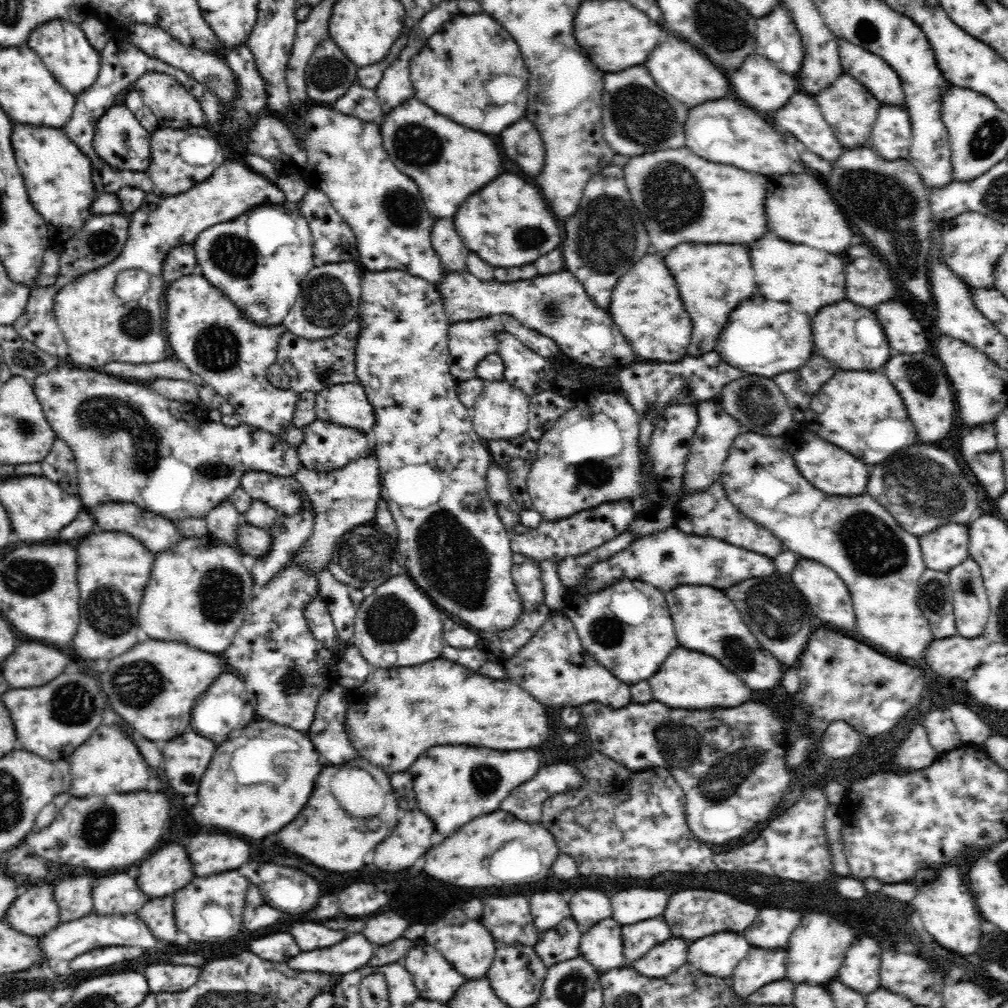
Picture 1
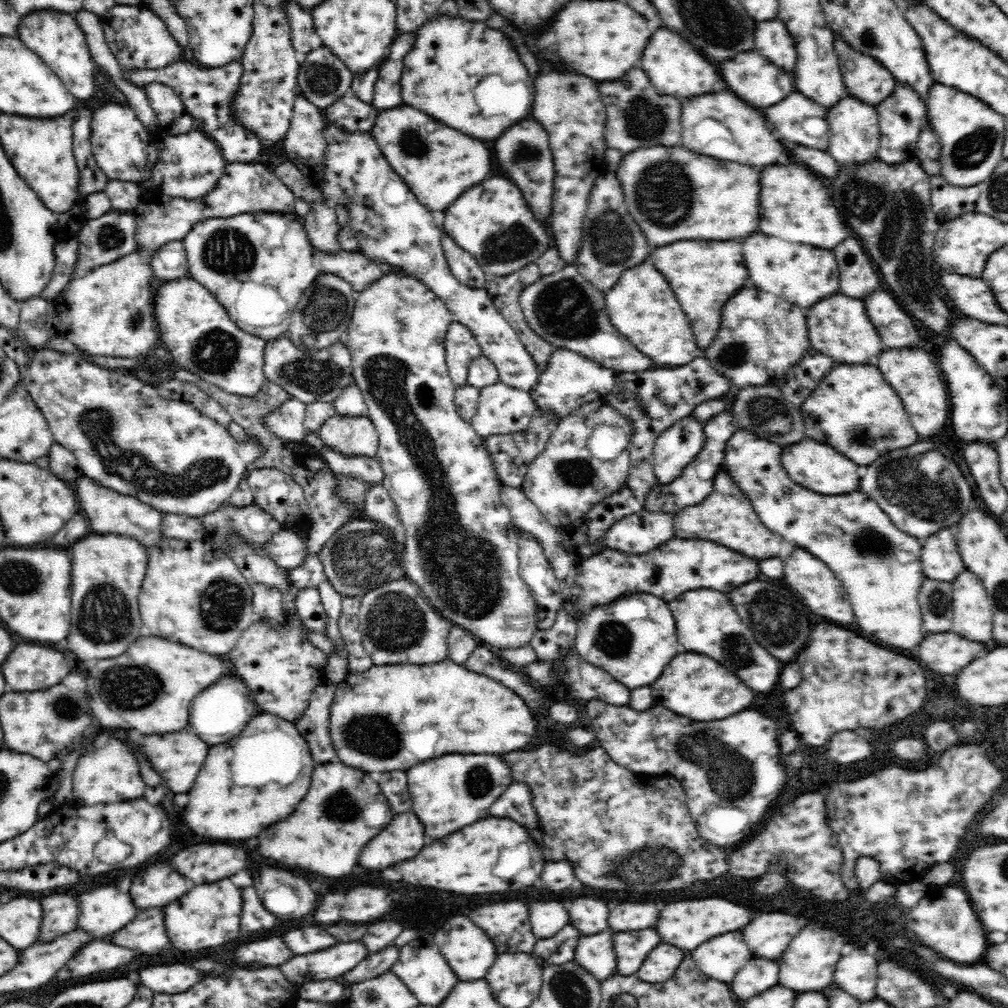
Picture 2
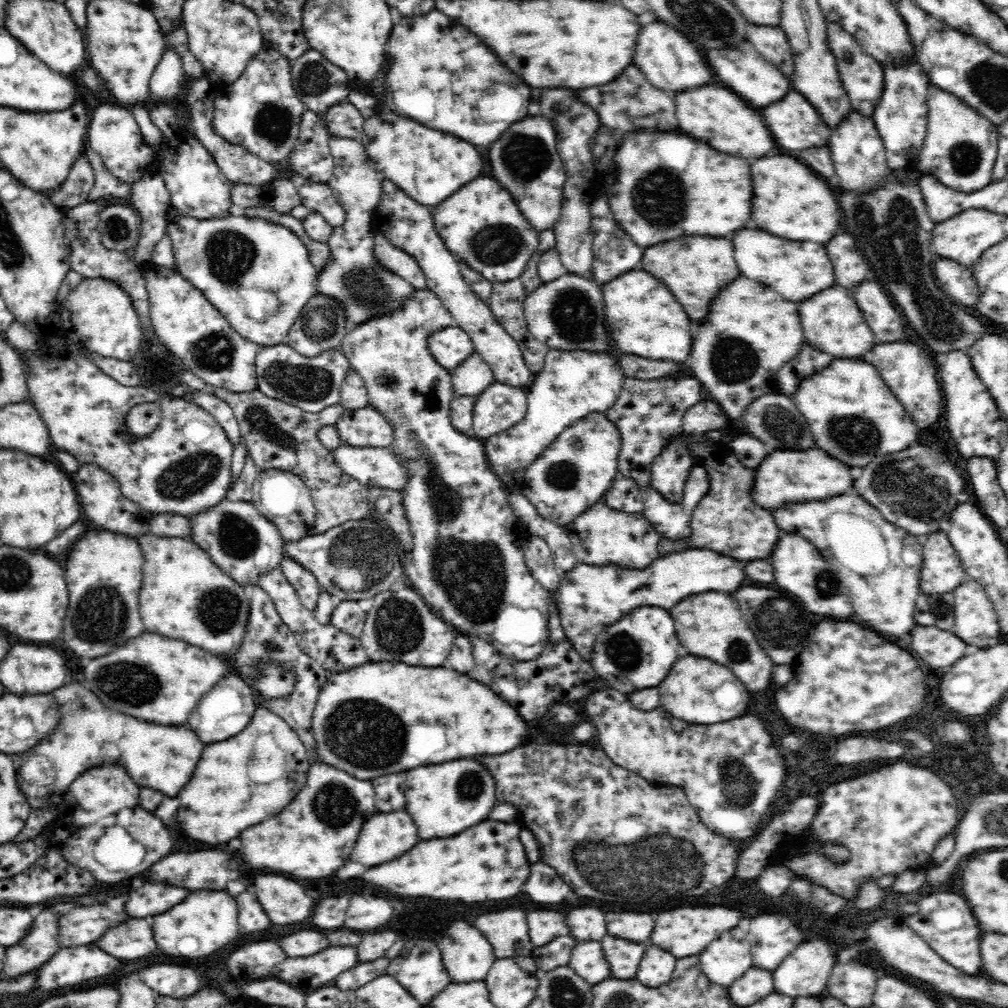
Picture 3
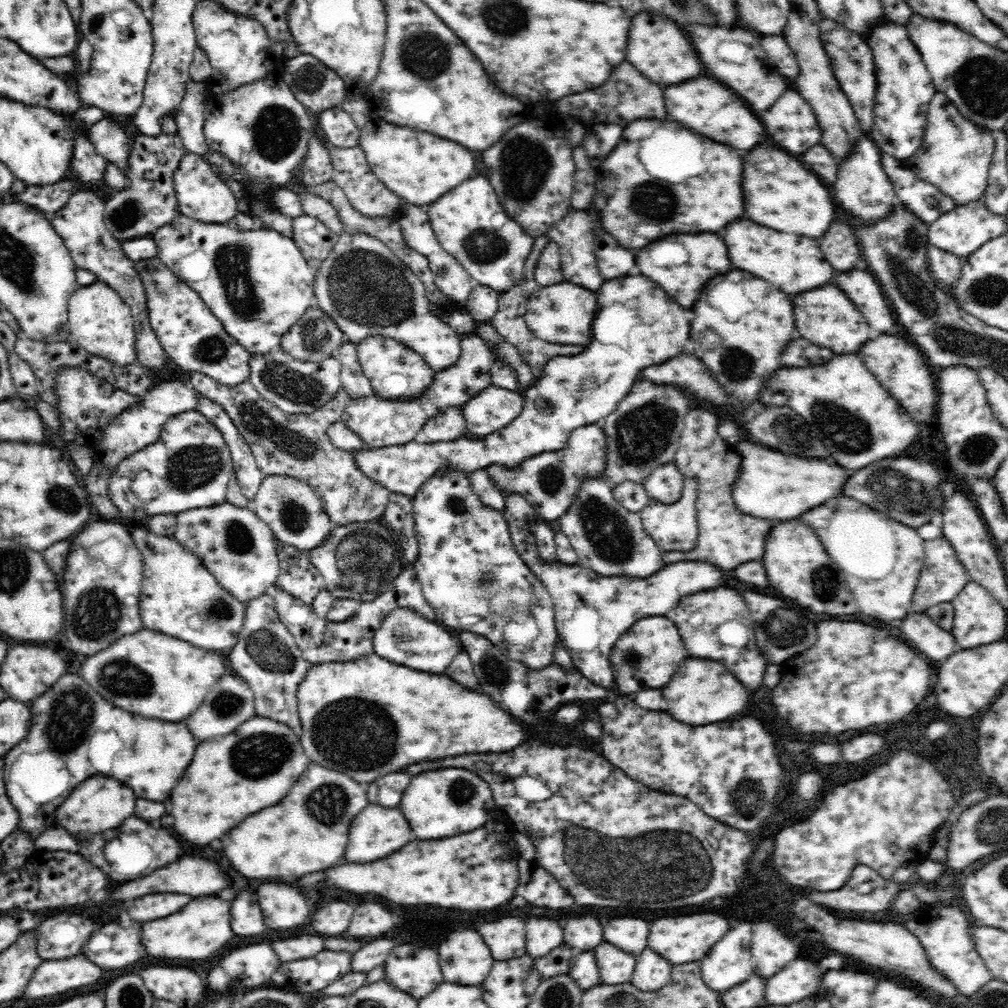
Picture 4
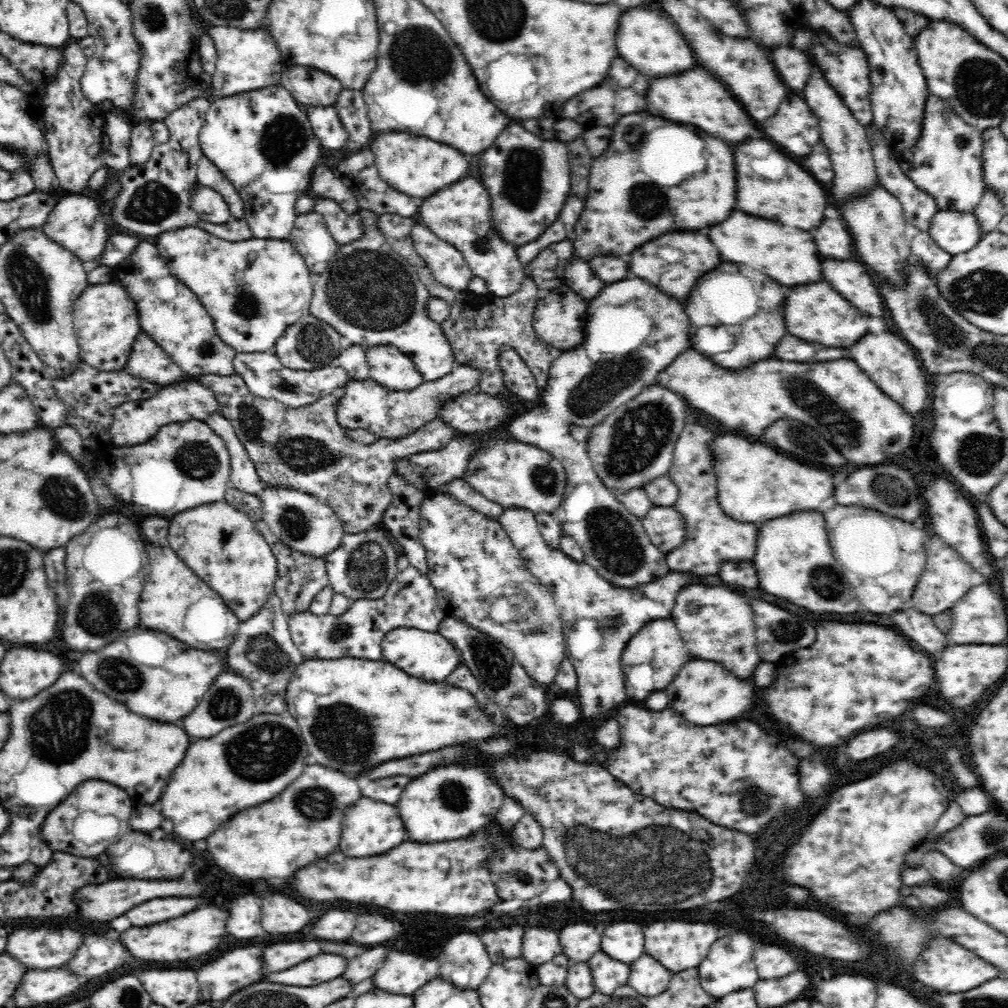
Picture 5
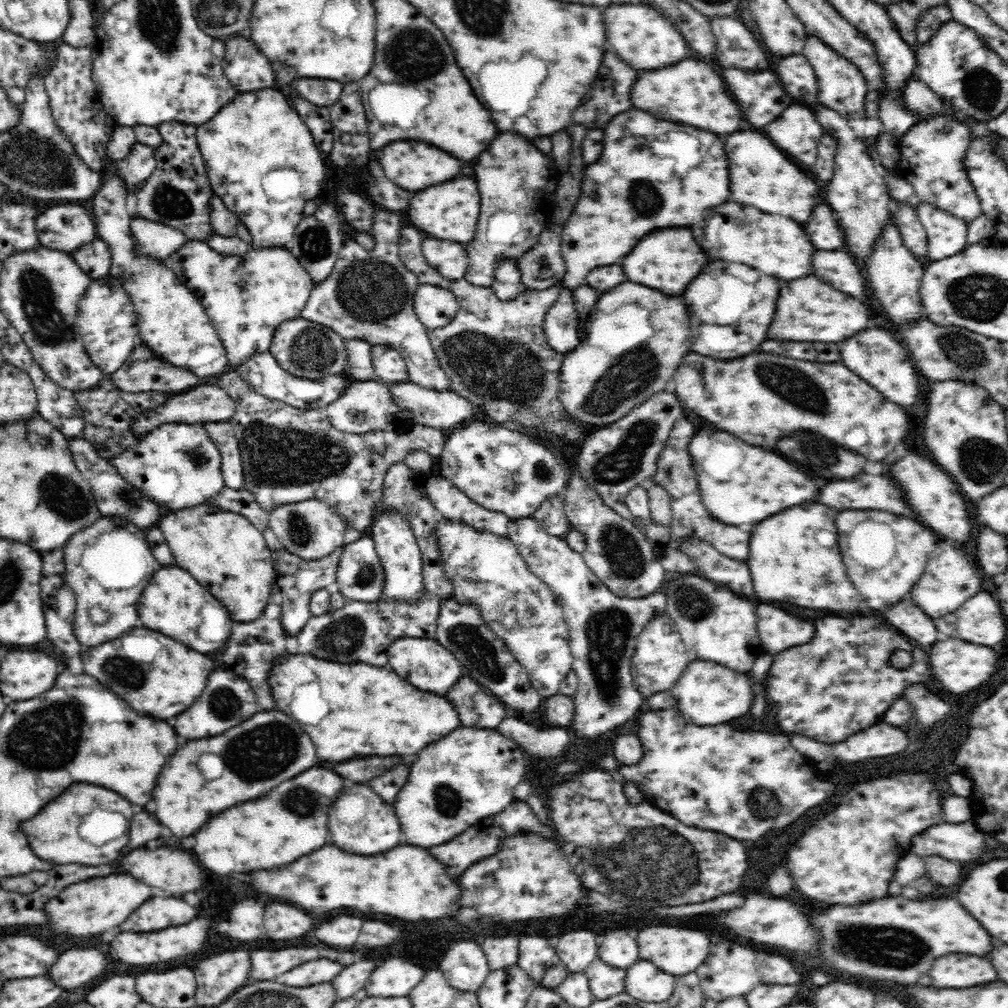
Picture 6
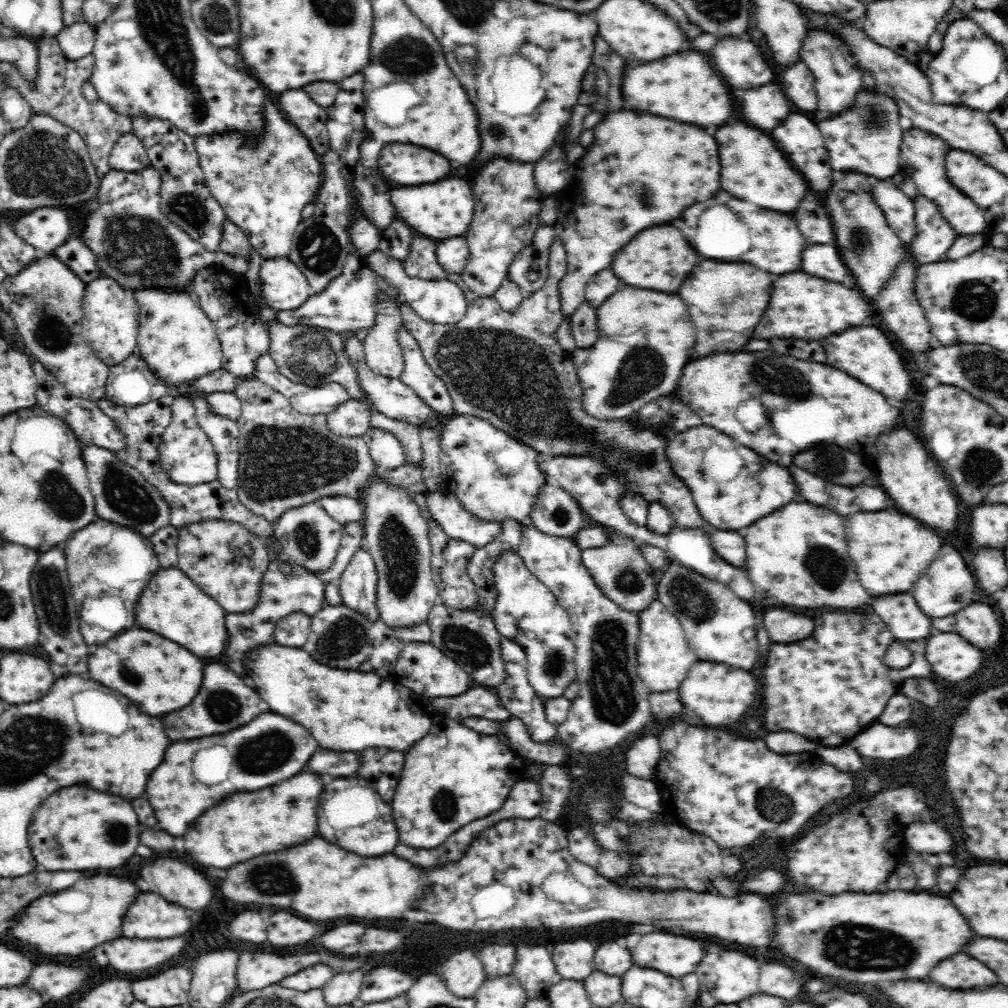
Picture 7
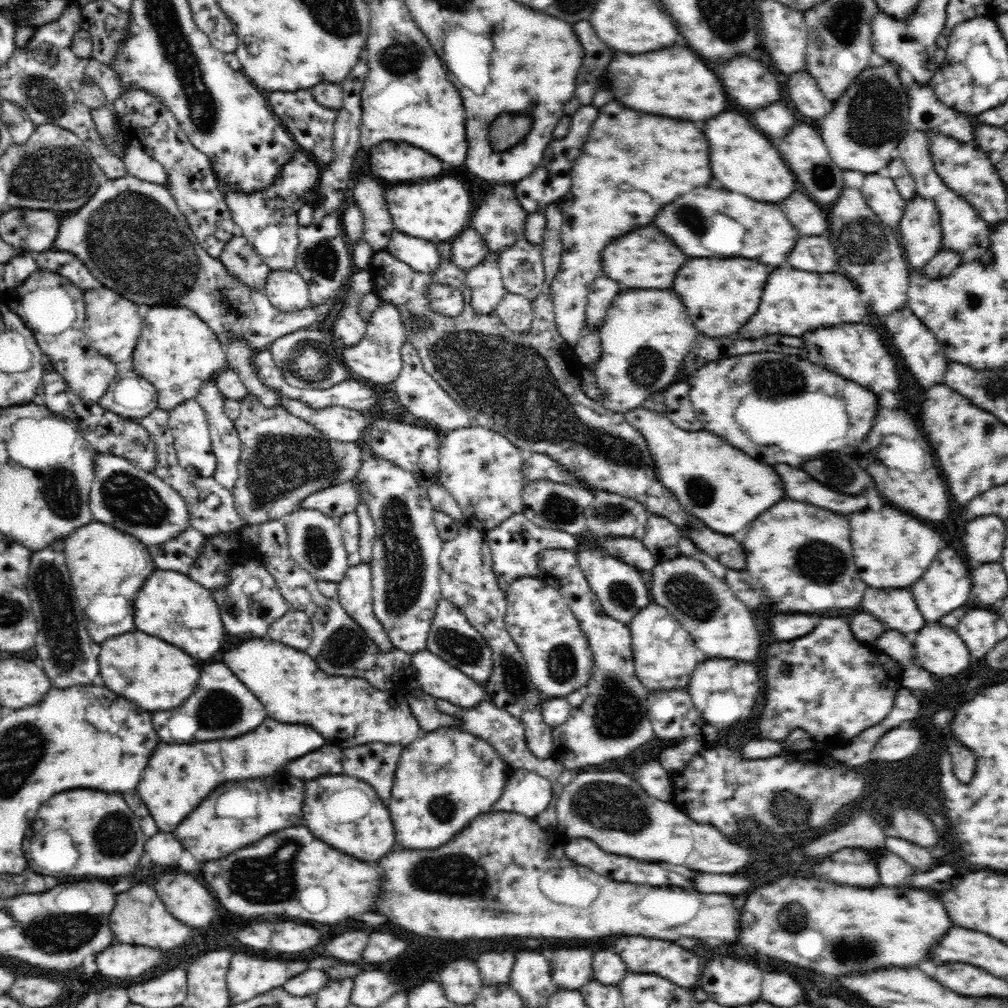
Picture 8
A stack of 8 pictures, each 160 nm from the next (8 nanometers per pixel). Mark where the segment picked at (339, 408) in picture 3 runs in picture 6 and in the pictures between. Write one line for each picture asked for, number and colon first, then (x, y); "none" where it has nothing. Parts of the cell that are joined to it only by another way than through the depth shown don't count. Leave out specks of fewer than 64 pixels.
4: (296, 445)
5: (305, 449)
6: (289, 455)

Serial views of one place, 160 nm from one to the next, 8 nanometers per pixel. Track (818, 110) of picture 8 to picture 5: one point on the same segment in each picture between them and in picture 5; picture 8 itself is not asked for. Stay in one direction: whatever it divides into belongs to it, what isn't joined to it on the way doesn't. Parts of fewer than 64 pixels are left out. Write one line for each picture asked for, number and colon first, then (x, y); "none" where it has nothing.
5: (795, 67)
6: (796, 73)
7: (798, 82)

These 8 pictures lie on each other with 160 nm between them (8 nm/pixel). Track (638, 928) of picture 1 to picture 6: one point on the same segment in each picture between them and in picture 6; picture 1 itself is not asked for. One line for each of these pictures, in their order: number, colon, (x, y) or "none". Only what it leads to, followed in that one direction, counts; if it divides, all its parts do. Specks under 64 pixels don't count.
2: (631, 948)
3: (624, 957)
4: (615, 966)
5: (608, 974)
6: (605, 982)

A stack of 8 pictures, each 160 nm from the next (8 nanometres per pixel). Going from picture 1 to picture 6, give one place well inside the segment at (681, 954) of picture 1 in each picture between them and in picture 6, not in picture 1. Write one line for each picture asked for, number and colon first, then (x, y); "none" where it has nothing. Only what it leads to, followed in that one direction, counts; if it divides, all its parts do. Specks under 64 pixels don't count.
2: (660, 964)
3: (656, 968)
4: (652, 972)
5: (648, 977)
6: (645, 982)

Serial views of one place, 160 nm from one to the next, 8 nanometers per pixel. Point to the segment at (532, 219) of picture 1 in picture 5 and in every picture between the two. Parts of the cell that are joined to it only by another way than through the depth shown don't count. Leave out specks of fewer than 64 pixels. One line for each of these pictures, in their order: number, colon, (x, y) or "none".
2: (491, 221)
3: (483, 227)
4: (469, 222)
5: (460, 214)

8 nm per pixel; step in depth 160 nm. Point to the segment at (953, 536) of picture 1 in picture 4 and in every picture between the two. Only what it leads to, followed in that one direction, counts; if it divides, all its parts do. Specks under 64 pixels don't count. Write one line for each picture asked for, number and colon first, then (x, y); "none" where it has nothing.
2: (940, 559)
3: (942, 571)
4: (944, 576)

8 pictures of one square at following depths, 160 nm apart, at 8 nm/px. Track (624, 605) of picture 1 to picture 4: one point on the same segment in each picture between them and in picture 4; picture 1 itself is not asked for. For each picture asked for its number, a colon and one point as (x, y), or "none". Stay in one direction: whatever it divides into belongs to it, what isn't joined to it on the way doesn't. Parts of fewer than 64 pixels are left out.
2: (633, 638)
3: (637, 652)
4: (647, 656)

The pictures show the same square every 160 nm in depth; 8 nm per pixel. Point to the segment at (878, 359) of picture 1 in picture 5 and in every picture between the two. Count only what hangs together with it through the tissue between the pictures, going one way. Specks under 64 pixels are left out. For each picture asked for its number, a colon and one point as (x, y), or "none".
2: (838, 326)
3: (832, 319)
4: (825, 316)
5: (816, 312)

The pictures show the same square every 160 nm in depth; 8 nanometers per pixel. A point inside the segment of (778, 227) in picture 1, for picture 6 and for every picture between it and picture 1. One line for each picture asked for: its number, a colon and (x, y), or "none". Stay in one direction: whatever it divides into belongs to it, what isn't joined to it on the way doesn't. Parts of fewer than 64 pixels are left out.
2: (794, 204)
3: (789, 200)
4: (779, 192)
5: (794, 198)
6: (760, 176)

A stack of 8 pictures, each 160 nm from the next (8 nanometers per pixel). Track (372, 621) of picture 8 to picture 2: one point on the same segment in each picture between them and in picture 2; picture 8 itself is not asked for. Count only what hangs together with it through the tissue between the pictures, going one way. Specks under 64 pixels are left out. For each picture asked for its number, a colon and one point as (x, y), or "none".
2: (362, 555)
3: (359, 555)
4: (360, 561)
5: (363, 566)
6: (360, 577)
7: (358, 583)

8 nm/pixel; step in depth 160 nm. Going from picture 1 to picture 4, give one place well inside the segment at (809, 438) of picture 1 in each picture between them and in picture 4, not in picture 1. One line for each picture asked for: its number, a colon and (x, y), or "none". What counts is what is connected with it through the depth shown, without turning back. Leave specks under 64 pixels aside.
2: (810, 464)
3: (782, 478)
4: (769, 485)

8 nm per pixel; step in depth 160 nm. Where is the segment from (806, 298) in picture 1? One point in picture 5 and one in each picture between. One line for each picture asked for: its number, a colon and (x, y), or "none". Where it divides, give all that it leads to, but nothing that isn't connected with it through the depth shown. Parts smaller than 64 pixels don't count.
2: (802, 275)
3: (796, 269)
4: (794, 264)
5: (788, 255)

